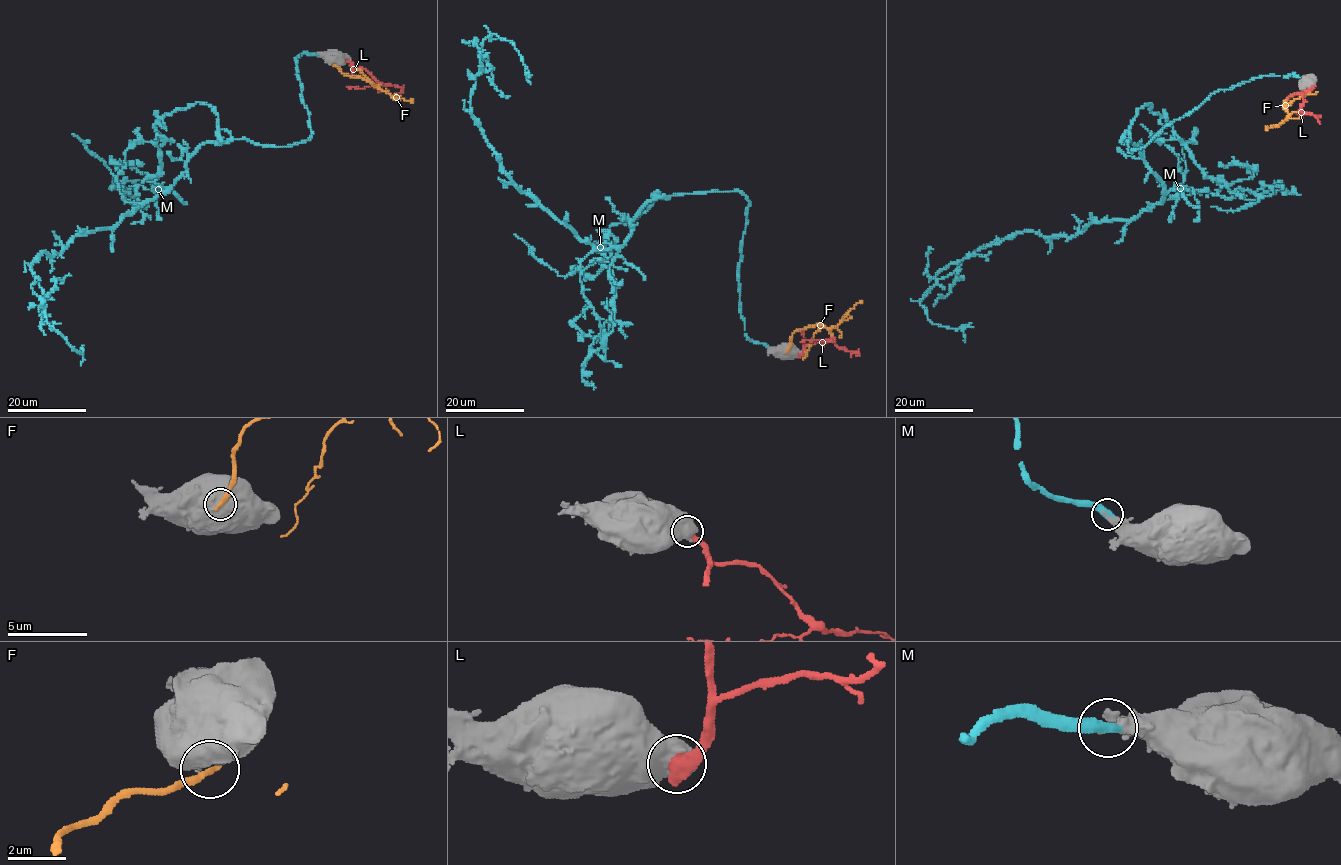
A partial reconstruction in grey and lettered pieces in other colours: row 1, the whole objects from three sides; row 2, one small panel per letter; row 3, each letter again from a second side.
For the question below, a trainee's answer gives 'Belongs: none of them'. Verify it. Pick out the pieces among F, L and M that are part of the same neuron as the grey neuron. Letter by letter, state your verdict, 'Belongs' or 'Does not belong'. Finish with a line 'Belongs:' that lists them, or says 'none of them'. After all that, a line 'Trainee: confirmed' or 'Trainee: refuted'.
F: Does not belong
L: Does not belong
M: Belongs
Belongs: M
Trainee: refuted

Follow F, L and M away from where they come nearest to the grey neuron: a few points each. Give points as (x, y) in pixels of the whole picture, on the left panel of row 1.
F: (335, 65), (346, 75), (371, 81), (393, 98), (413, 99)
L: (348, 60), (355, 68), (365, 69), (379, 83), (401, 87), (399, 93)
M: (317, 55), (296, 59), (306, 141), (206, 141), (114, 227), (38, 256), (46, 322), (81, 351), (80, 365)

